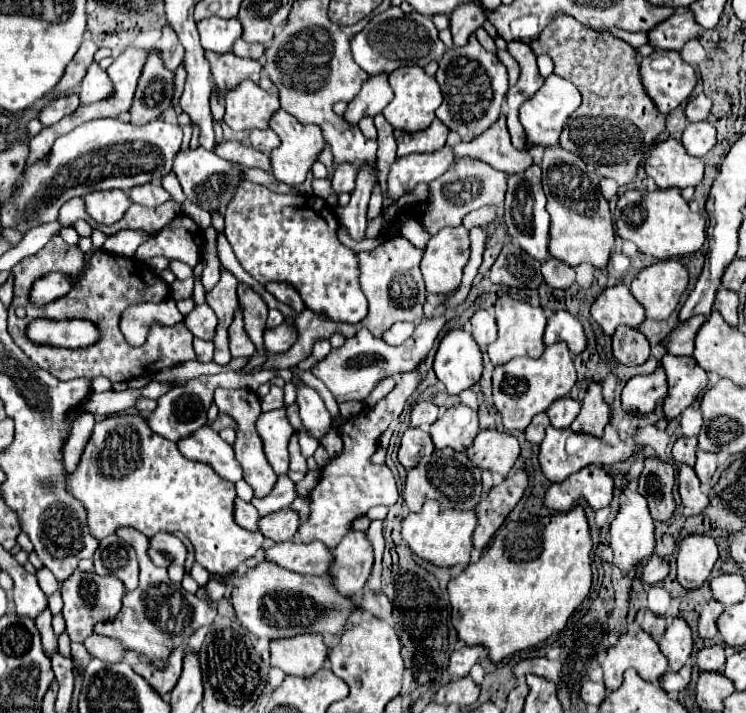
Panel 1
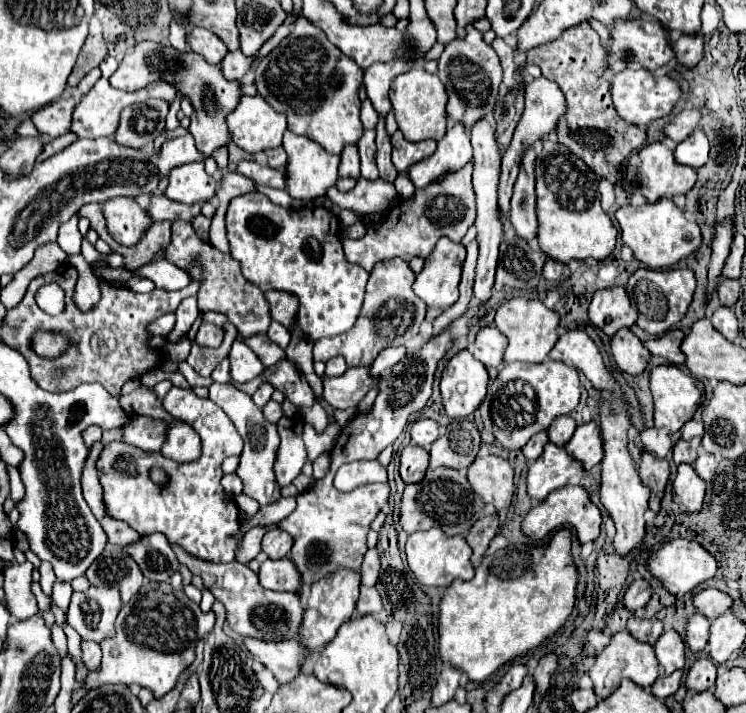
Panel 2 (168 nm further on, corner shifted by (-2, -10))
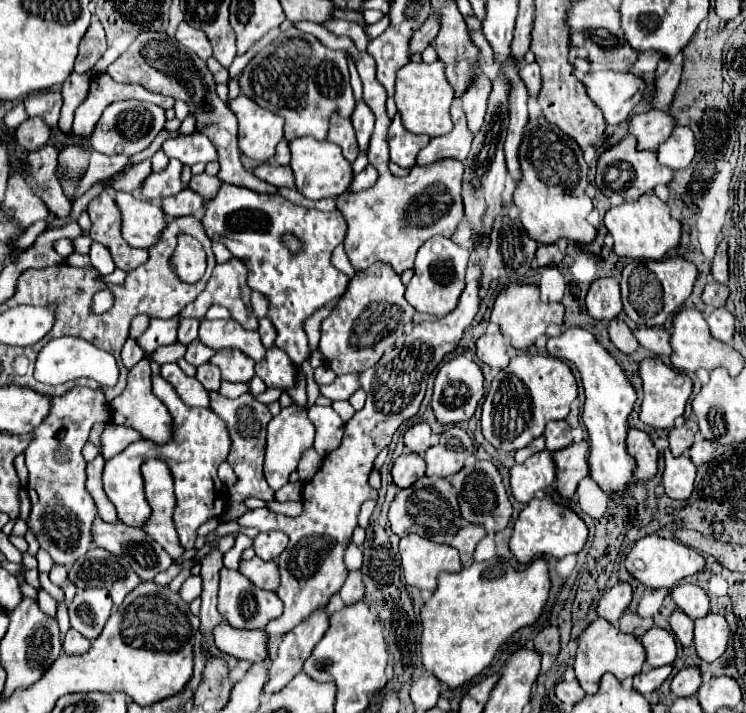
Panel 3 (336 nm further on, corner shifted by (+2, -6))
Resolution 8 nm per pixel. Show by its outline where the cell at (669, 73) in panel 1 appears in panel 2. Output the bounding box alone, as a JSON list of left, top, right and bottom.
[611,66,681,128]

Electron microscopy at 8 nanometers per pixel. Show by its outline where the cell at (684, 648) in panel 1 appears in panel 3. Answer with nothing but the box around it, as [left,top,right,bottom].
[641,626,677,668]

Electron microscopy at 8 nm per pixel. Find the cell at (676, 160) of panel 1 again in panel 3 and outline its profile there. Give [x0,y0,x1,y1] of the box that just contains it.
[595,136,673,200]

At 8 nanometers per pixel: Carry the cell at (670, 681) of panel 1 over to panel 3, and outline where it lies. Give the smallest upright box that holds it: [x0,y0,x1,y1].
[633,666,671,694]

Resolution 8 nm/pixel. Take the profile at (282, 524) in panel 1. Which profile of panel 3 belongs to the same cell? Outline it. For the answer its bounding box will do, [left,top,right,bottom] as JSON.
[253,530,287,560]

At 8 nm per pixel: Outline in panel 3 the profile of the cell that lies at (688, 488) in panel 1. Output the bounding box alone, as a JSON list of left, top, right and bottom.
[663,450,697,500]

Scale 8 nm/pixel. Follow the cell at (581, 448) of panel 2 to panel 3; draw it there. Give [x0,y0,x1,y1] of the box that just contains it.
[553,442,589,498]

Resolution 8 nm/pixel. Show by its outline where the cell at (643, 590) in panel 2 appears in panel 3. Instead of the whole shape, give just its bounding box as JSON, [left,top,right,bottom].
[597,582,633,622]

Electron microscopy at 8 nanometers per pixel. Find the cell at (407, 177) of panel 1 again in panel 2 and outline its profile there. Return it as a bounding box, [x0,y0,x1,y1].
[409,122,471,188]

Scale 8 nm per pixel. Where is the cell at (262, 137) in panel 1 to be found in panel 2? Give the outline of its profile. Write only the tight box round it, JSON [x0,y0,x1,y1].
[267,146,287,170]

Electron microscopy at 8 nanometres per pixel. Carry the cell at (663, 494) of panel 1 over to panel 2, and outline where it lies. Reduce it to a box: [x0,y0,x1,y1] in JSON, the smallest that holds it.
[639,450,669,512]

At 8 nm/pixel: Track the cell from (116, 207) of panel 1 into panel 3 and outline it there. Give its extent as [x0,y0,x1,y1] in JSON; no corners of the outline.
[115,190,165,248]

